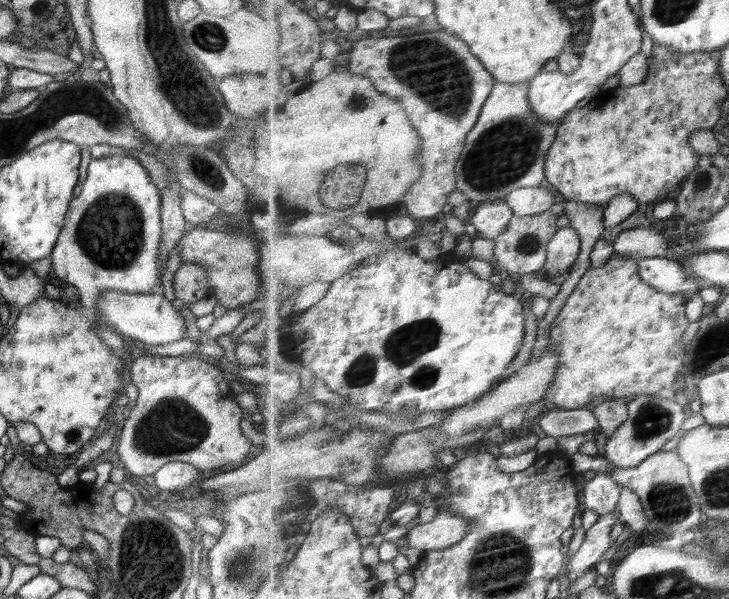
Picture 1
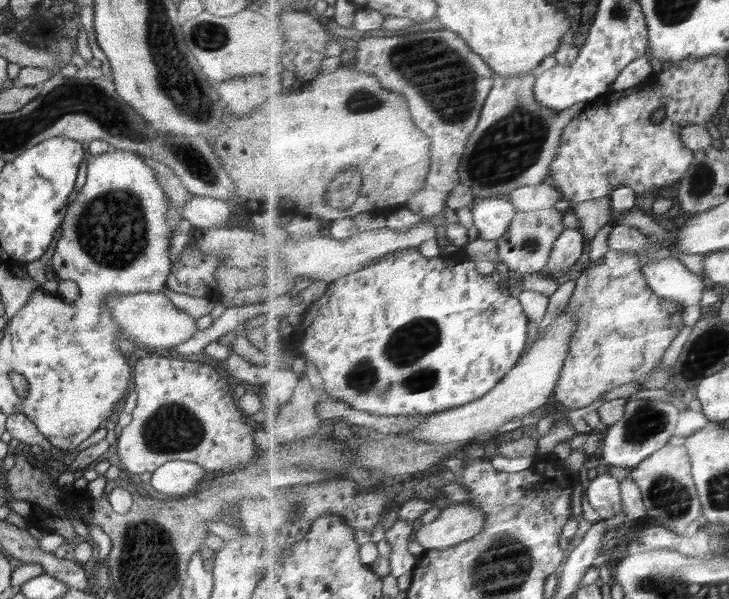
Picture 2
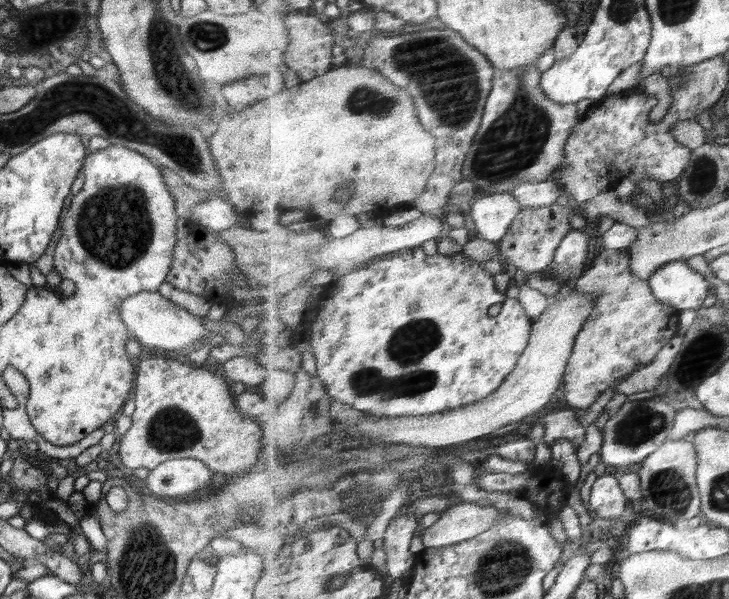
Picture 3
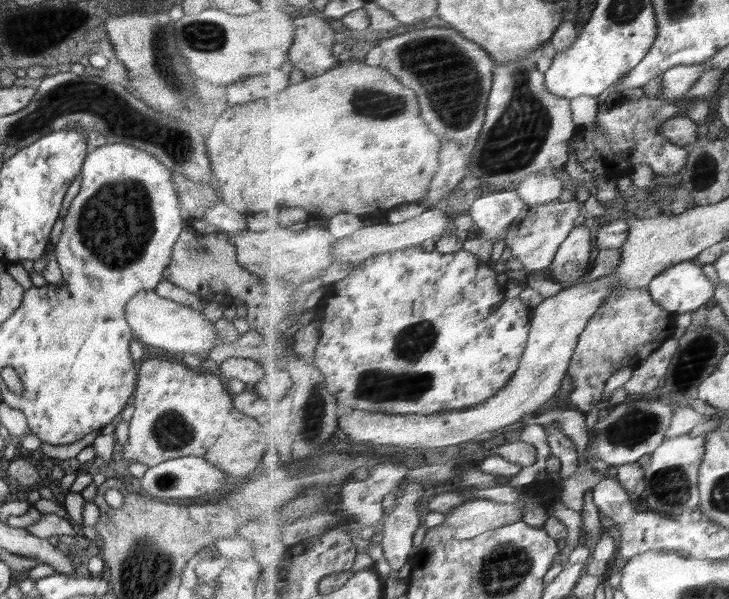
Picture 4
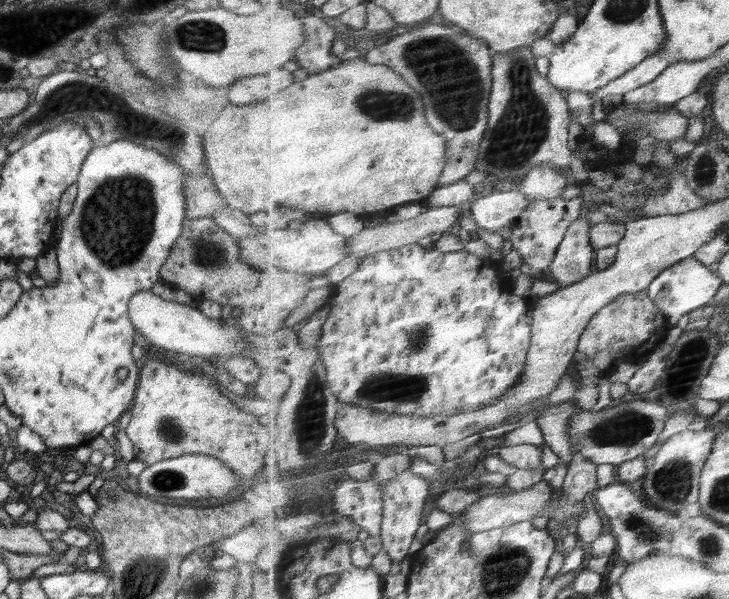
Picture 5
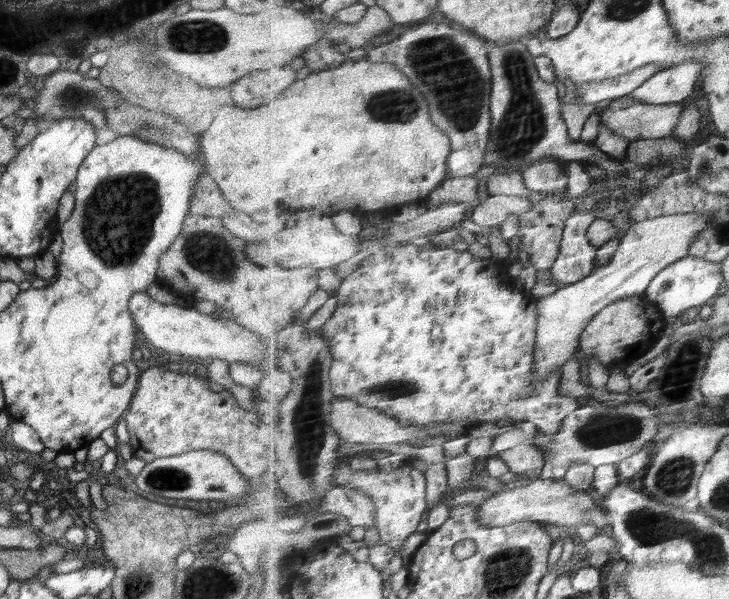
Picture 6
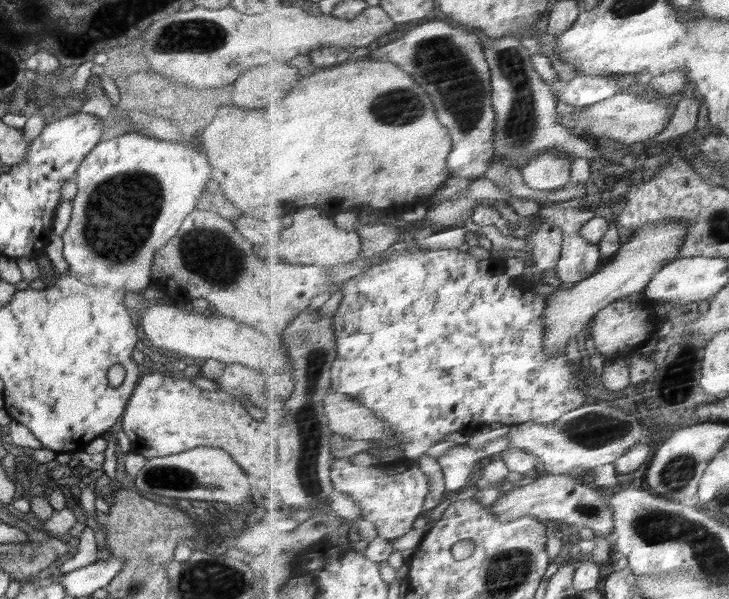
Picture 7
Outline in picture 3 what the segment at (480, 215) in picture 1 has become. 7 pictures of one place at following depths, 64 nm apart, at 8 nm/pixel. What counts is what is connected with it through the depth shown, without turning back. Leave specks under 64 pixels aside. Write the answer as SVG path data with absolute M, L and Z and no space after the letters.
M513 191L480 195L468 208L479 230L479 236L492 242L502 241L507 236L524 209Z

